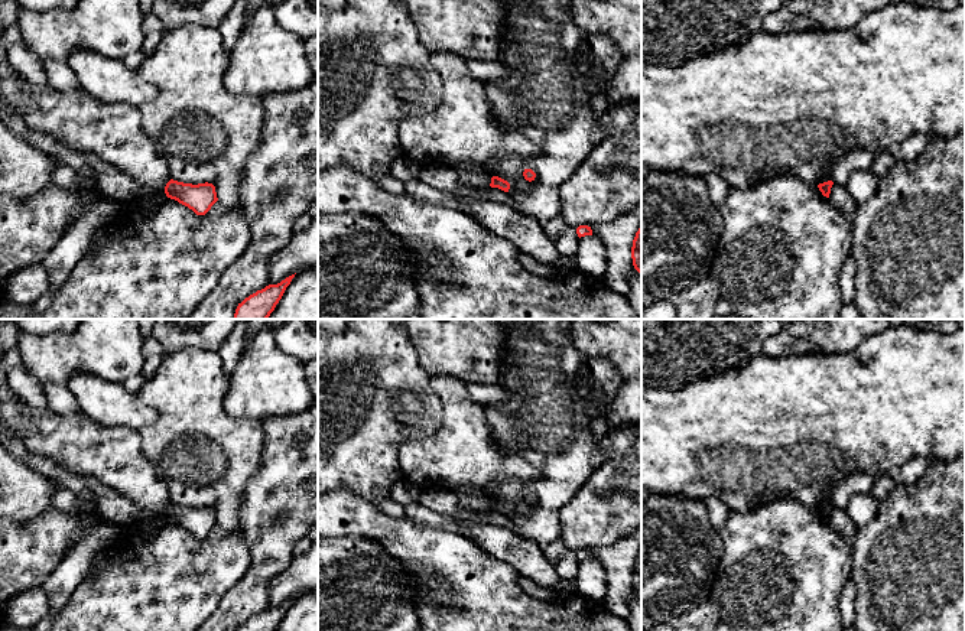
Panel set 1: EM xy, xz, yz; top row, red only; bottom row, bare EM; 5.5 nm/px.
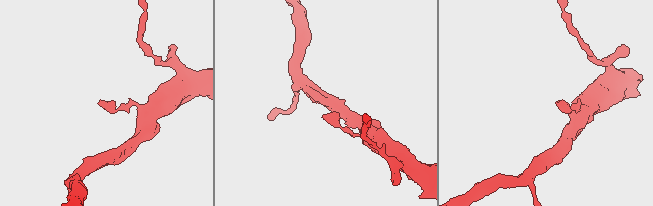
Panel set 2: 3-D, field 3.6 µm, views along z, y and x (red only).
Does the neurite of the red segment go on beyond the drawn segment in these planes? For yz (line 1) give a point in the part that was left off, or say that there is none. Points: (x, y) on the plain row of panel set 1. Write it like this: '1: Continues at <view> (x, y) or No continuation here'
1: No continuation here

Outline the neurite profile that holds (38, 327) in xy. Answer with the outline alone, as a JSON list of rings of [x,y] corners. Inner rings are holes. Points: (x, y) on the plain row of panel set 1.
[[[6,319],[13,322],[20,332],[43,334],[72,334],[77,331],[81,319]]]

